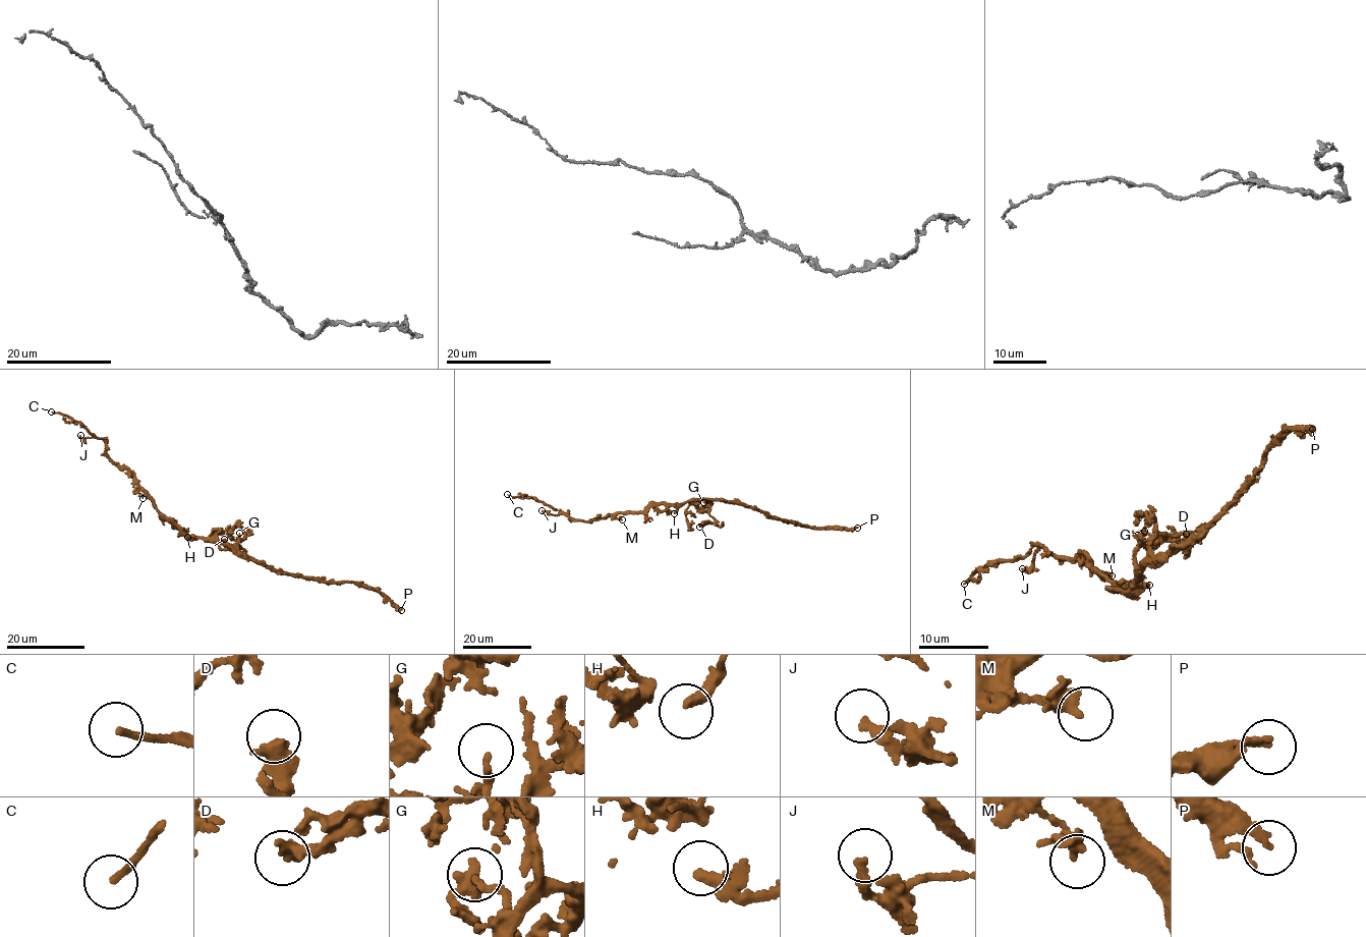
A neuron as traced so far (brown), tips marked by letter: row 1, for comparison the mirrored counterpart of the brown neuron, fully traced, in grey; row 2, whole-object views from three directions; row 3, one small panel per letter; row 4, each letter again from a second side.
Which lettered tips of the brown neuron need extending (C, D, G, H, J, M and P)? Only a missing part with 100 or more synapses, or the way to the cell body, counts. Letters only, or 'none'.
none

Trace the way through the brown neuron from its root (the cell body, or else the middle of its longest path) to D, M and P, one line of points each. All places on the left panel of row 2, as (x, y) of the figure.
D: (207, 540), (235, 545), (241, 540), (237, 543), (239, 548), (227, 547), (224, 539)
M: (207, 540), (185, 534), (139, 490), (143, 498)
P: (207, 540), (235, 549), (297, 577), (327, 583), (347, 582), (373, 590), (401, 610)

